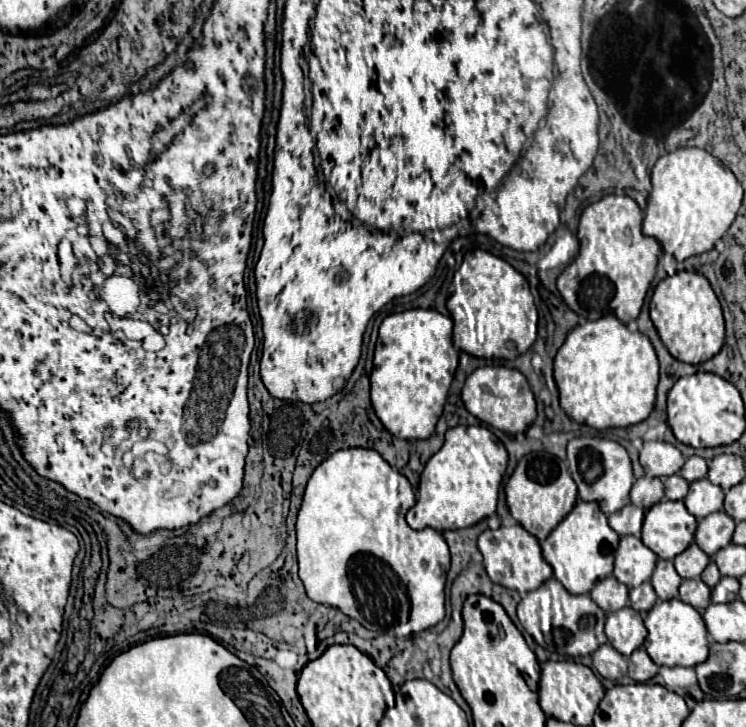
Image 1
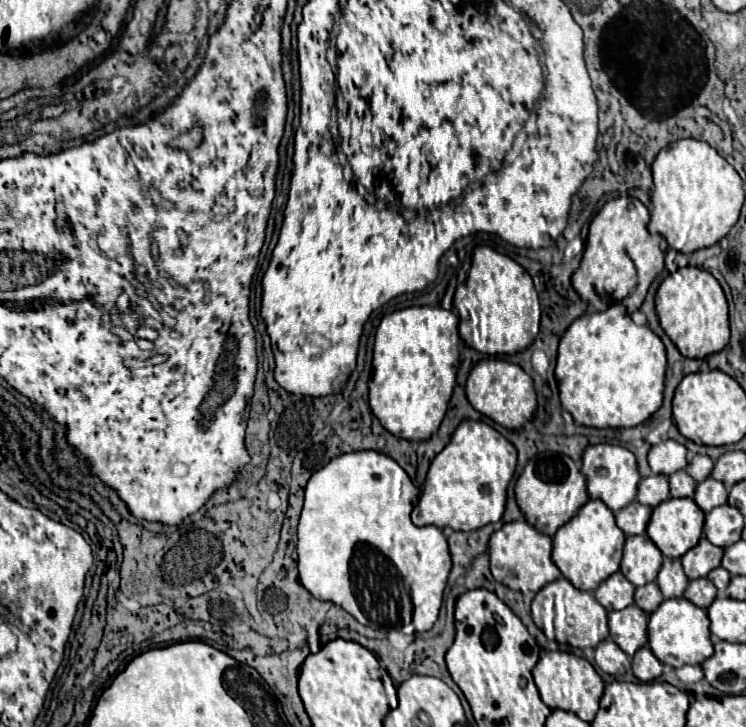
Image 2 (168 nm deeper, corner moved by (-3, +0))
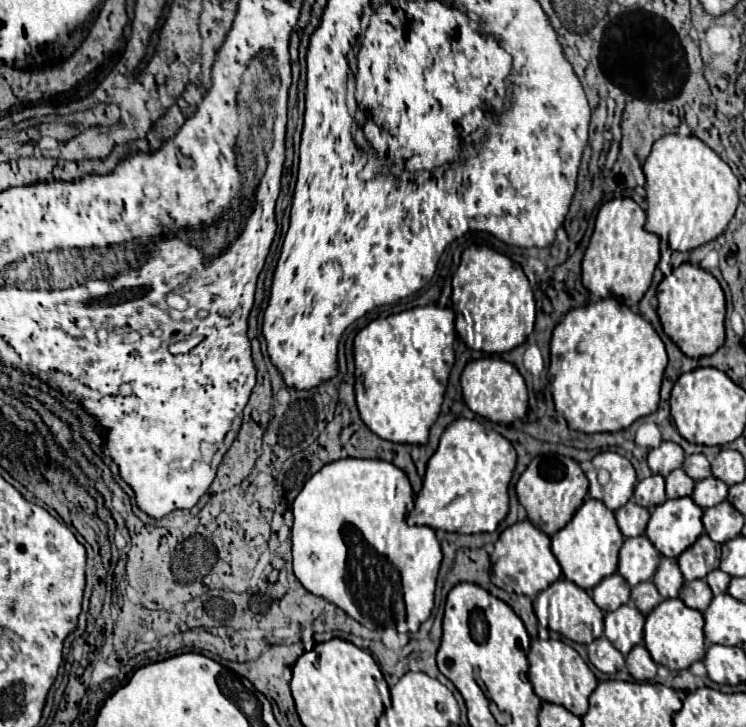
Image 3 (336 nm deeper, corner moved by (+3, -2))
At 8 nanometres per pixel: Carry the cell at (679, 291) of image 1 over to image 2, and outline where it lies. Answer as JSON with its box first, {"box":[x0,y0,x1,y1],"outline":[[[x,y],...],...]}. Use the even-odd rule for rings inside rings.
{"box":[655,267,729,359],"outline":[[[683,267],[671,273],[655,295],[655,309],[663,331],[677,345],[681,355],[705,359],[729,343],[729,307],[719,281],[699,267]]]}

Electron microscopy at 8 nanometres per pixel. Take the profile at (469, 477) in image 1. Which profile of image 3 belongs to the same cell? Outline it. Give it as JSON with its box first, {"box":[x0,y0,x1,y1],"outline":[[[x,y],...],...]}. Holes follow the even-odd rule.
{"box":[409,419,515,533],"outline":[[[457,419],[453,421],[441,435],[439,447],[435,455],[427,463],[427,473],[423,479],[423,489],[415,499],[415,509],[409,513],[409,525],[427,525],[431,529],[443,529],[451,533],[485,533],[495,531],[499,521],[505,519],[509,511],[509,495],[507,487],[515,469],[515,449],[513,445],[501,437],[499,433],[487,429],[479,421]]]}

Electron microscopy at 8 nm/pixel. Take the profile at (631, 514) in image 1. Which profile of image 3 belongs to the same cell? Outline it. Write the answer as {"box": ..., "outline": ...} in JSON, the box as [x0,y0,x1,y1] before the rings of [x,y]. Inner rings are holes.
{"box":[615,501,649,537],"outline":[[[629,501],[627,505],[623,505],[621,509],[615,511],[615,519],[617,519],[617,527],[621,529],[621,533],[625,537],[639,537],[645,533],[645,527],[649,521],[649,511],[643,509],[641,505],[635,505],[633,501]]]}

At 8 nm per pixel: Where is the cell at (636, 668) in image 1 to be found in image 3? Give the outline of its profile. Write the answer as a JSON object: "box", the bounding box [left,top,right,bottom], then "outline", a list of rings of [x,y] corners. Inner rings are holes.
{"box":[627,645,657,681],"outline":[[[637,645],[627,655],[627,669],[637,681],[651,681],[657,673],[657,665],[643,645]]]}

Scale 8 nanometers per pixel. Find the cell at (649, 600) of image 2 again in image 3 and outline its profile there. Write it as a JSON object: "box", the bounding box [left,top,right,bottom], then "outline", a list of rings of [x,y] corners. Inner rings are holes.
{"box":[631,581,661,615],"outline":[[[643,581],[631,589],[631,601],[643,615],[647,615],[651,613],[651,609],[655,609],[655,605],[659,605],[661,597],[653,581]]]}

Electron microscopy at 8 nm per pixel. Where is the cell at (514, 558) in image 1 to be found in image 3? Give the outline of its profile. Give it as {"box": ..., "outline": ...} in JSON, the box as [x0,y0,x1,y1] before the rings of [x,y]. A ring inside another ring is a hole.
{"box":[491,519,561,597],"outline":[[[527,519],[517,521],[515,525],[507,527],[499,535],[499,539],[495,543],[495,551],[491,553],[491,563],[493,563],[491,581],[499,589],[521,593],[527,597],[535,597],[537,593],[547,589],[547,585],[551,585],[553,581],[557,581],[561,577],[561,567],[559,567],[555,555],[551,553],[549,537],[545,533],[541,533],[535,525],[531,525]]]}

